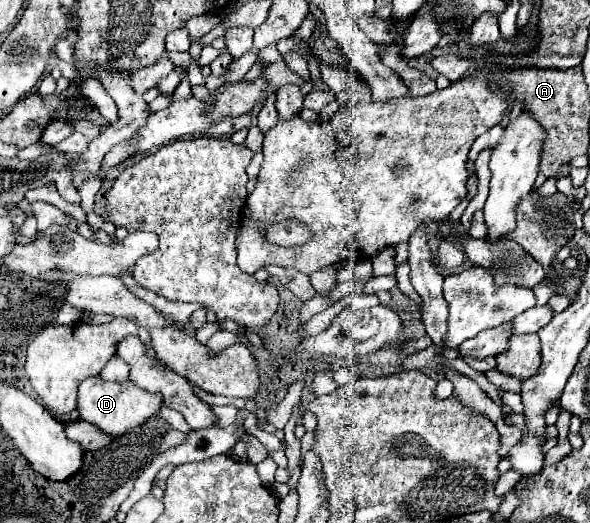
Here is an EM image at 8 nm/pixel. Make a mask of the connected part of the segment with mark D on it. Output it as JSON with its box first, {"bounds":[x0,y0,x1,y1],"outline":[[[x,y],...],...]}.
{"bounds":[78,377,162,437],"outline":[[[88,377],[78,387],[78,413],[80,419],[96,425],[102,433],[108,433],[112,437],[126,435],[134,427],[142,425],[150,415],[154,415],[160,407],[162,399],[154,393],[148,393],[144,389],[138,389],[132,381],[124,383],[108,383],[100,377]]]}

